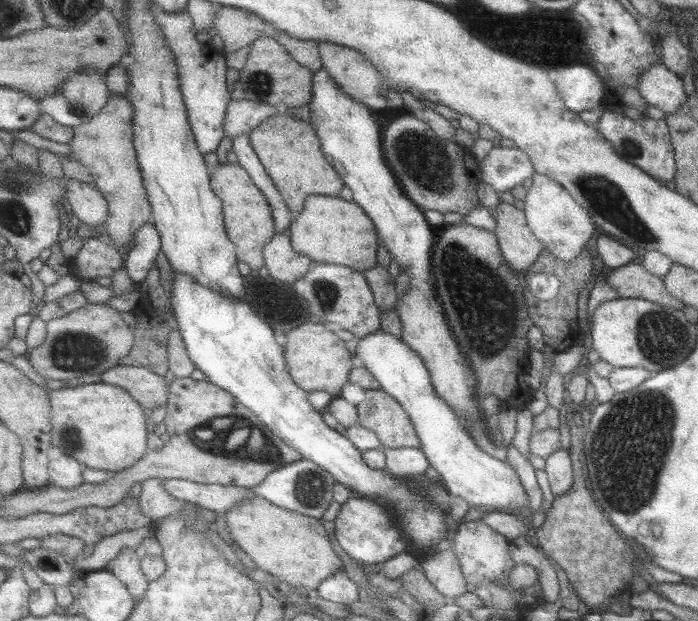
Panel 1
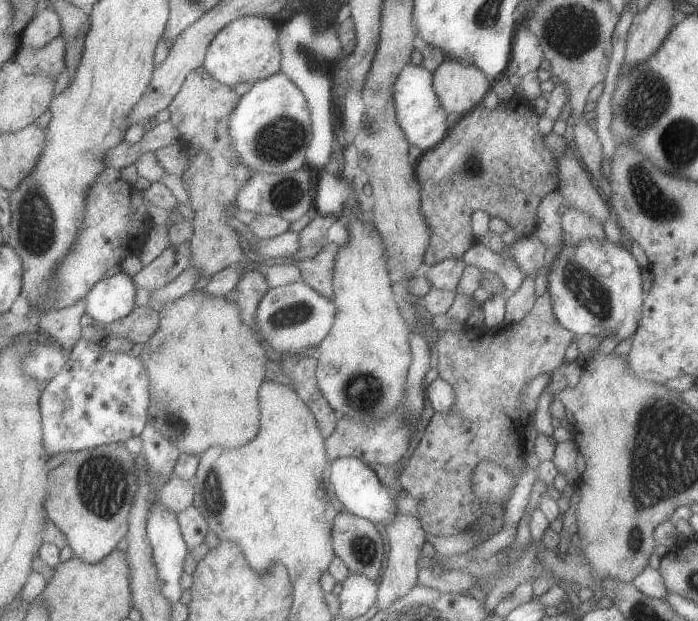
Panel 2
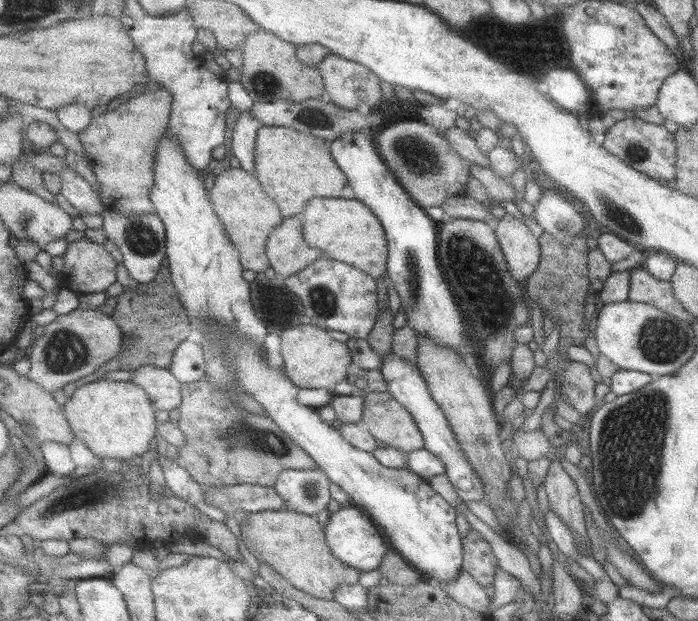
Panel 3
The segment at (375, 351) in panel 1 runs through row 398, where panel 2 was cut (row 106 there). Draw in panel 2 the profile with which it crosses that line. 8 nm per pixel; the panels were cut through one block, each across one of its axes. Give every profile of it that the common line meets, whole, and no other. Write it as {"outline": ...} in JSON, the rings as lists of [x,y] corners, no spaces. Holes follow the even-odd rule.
{"outline":[[[408,64],[402,68],[394,82],[394,111],[409,144],[414,144],[422,152],[431,149],[443,140],[447,129],[445,117],[448,115],[440,105],[432,87],[432,72],[421,65]]]}

